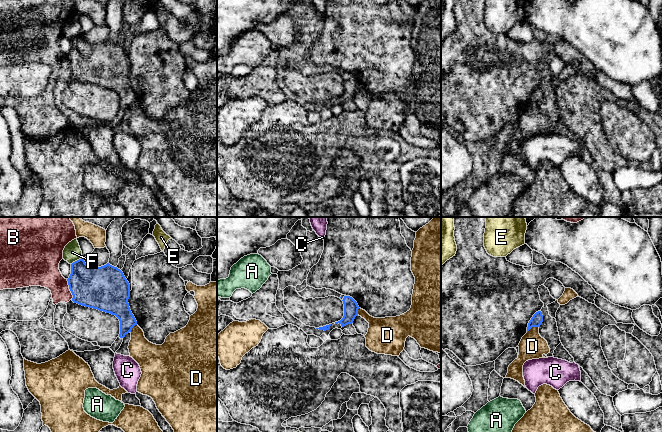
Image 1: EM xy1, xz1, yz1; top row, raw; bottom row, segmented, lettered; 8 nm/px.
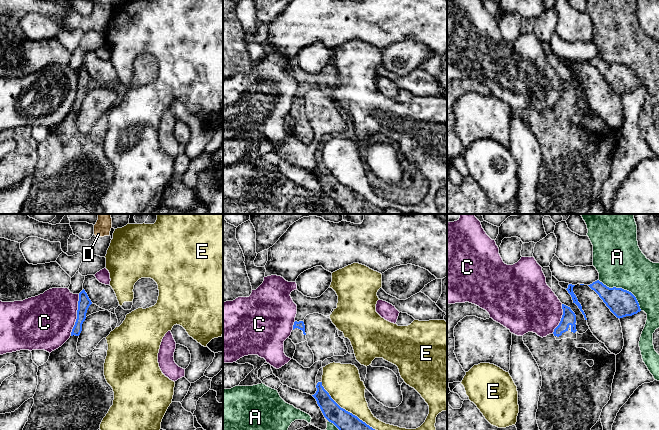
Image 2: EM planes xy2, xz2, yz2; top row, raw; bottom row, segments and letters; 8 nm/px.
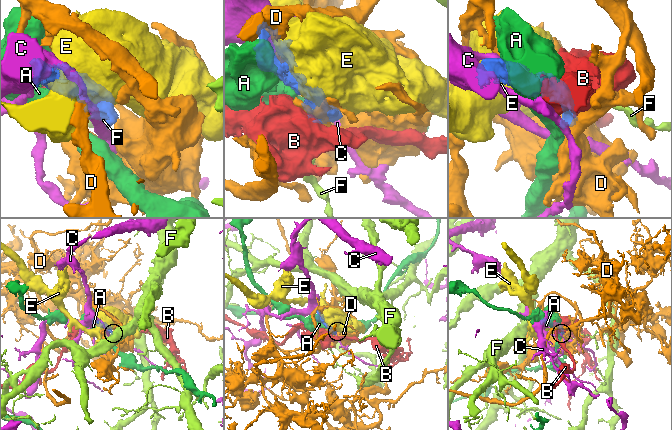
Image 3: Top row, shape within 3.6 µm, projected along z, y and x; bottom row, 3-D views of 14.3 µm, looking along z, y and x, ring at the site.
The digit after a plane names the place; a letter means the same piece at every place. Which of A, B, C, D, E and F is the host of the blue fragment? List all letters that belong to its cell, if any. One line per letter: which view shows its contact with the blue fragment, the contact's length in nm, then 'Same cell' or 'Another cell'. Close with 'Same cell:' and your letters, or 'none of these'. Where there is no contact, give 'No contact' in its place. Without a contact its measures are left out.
A: Touches blue in yz2. Shared border 420 nm. Another cell
B: Touches blue in xy1. Shared border 180 nm. Another cell
C: Touches blue in xy2. Shared border 340 nm. Another cell
D: Touches blue in yz1. Shared border 110 nm. Another cell
E: Touches blue in xz2. Shared border 600 nm. Another cell
F: Touches blue in xy1. Shared border 110 nm. Another cell
Same cell: none of these

